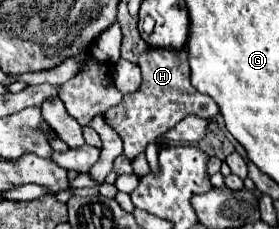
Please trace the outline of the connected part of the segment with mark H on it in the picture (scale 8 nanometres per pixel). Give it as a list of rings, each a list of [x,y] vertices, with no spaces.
[[[186,46],[182,52],[148,48],[146,54],[140,56],[138,66],[142,70],[140,90],[124,96],[122,106],[116,106],[110,114],[106,114],[106,122],[122,136],[124,156],[130,160],[136,158],[140,152],[144,152],[146,144],[154,142],[158,136],[172,130],[184,116],[194,114],[194,116],[200,116],[204,120],[212,120],[220,112],[218,104],[210,96],[202,96],[190,84]]]

